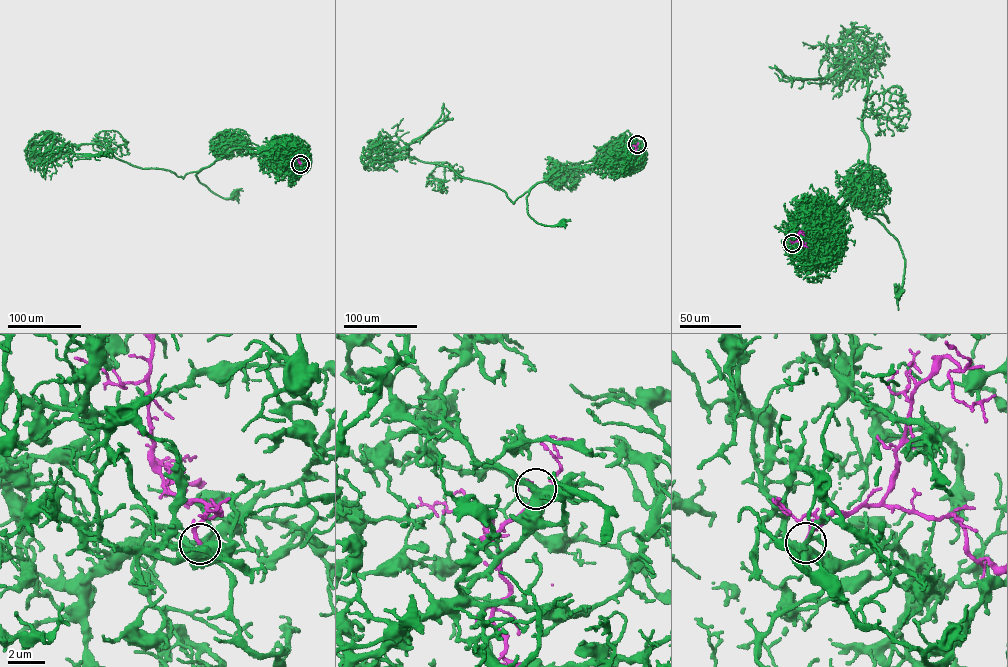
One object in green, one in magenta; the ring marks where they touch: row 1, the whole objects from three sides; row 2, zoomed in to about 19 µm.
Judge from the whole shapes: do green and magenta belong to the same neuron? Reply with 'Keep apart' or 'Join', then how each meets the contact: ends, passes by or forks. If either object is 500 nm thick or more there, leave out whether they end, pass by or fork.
Keep apart. At the ring green forks. At the ring magenta passes by

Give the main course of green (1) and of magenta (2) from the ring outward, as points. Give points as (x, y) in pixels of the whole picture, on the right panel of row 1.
1: (792, 243), (807, 245), (815, 227), (828, 233), (848, 192), (847, 199), (898, 242), (905, 260), (899, 291)
2: (792, 243), (801, 231), (804, 235)

